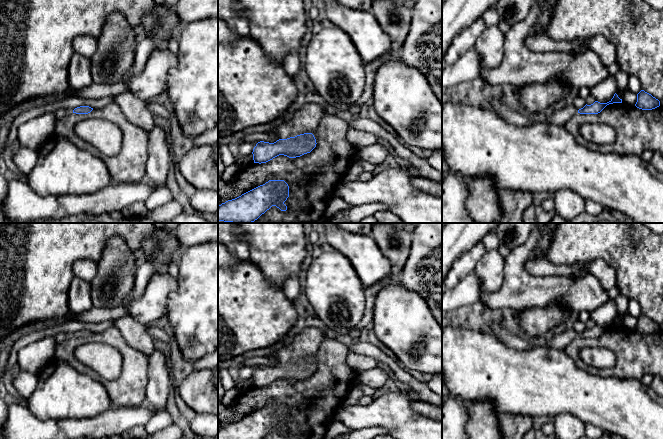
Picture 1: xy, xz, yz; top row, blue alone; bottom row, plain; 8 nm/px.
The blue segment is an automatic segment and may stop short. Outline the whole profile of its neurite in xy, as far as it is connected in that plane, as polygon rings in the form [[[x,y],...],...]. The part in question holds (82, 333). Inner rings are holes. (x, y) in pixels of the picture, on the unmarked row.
[[[80,330],[75,332],[74,334],[67,334],[67,333],[58,333],[54,338],[56,343],[61,343],[64,340],[71,338],[71,337],[76,337],[76,338],[88,338],[93,334],[93,332],[89,330]]]

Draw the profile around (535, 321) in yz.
[[[557,303],[549,307],[532,307],[517,310],[522,329],[531,337],[536,339],[548,330],[564,323],[571,312]]]

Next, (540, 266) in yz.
[[[528,258],[525,262],[525,270],[534,276],[563,276],[573,278],[581,271],[581,264],[561,265],[554,264],[546,258]]]

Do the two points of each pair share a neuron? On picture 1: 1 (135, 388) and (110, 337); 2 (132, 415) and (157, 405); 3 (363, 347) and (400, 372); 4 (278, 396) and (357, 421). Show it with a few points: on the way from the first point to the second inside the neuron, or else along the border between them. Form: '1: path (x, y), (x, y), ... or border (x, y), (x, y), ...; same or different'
1: path (134, 375), (134, 361), (123, 348); same
2: border (152, 408), (152, 414), (144, 426); different
3: path (372, 351), (391, 366); same
4: border (340, 404), (333, 415); different

